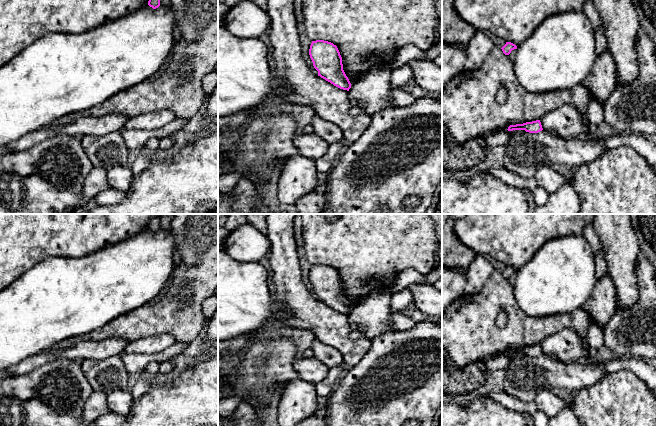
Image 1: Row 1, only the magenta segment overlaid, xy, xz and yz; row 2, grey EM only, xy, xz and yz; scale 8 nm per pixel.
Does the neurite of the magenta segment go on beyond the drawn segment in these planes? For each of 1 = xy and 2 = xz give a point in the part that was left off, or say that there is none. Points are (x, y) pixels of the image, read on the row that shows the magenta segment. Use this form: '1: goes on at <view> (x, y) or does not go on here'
1: does not go on here
2: does not go on here

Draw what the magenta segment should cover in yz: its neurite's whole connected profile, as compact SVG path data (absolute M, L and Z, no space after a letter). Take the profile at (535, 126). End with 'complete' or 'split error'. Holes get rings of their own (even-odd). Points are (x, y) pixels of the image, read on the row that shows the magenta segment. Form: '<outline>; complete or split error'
M540 120L526 122L523 124L510 125L507 129L508 131L513 130L525 130L529 133L538 133L543 130Z; complete

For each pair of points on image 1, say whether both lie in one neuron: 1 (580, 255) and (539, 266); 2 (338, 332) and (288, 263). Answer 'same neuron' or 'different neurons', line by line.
1: same neuron
2: same neuron

